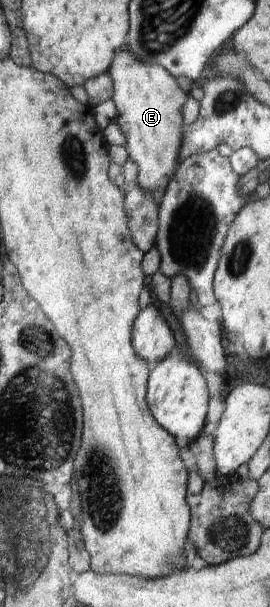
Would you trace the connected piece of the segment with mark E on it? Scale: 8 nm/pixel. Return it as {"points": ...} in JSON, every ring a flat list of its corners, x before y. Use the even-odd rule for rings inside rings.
{"points":[[120,51,108,70,113,82,112,100,116,105,116,122,127,140,129,159,137,166,136,184,160,201,166,184,180,164,183,148,184,121,182,106,189,93,185,93,176,79,162,66,138,62,130,51]]}

